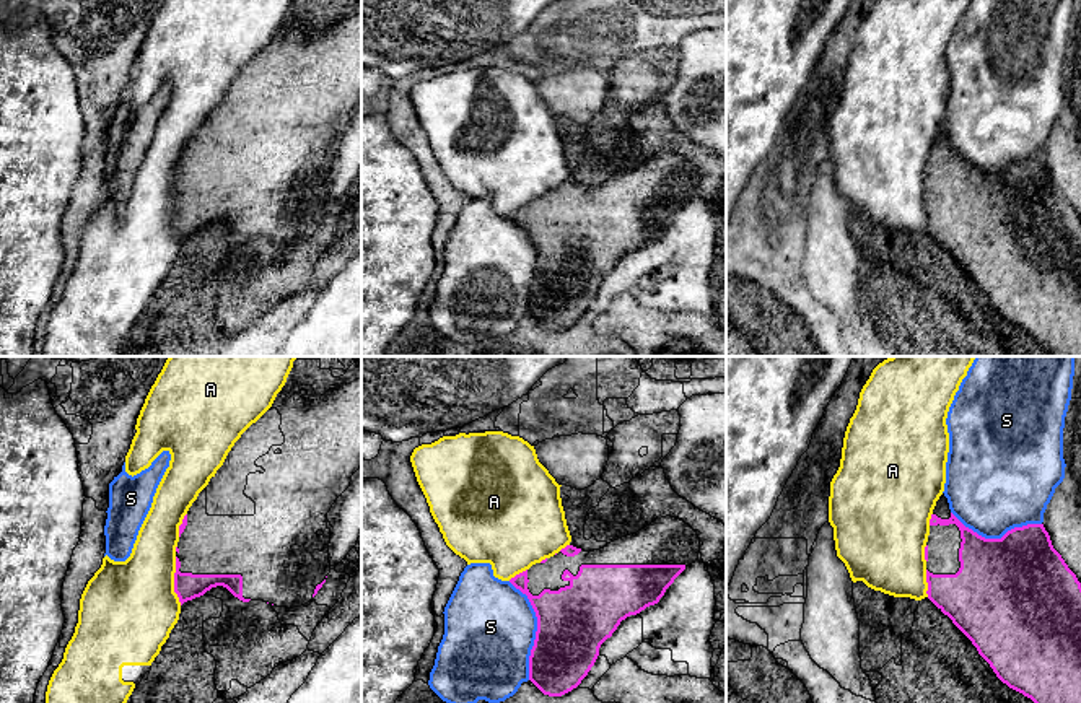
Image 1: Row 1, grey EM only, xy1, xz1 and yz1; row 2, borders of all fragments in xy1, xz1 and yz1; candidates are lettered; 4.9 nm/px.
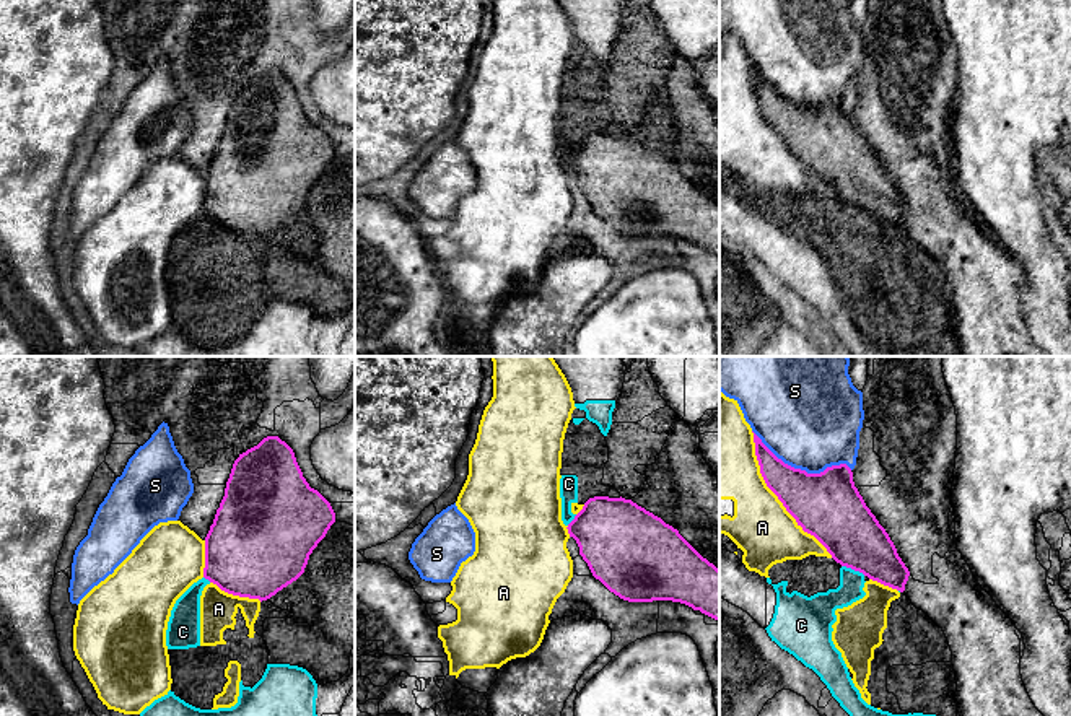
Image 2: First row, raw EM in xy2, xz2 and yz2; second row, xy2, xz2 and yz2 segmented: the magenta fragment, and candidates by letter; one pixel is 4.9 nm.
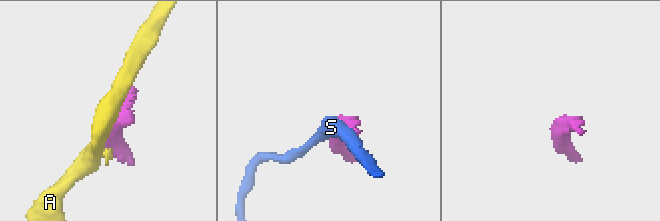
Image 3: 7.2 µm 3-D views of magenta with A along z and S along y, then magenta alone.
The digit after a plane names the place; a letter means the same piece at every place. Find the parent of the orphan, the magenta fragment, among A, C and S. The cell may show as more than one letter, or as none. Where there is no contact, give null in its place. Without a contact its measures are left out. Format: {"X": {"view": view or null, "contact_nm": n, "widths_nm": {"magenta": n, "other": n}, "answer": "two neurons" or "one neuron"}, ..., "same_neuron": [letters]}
{"A": {"view": "yz2", "contact_nm": 750, "widths_nm": {"magenta": 320, "other": 300}, "answer": "two neurons"}, "C": {"view": "yz2", "contact_nm": 130, "widths_nm": {"magenta": 300, "other": 150}, "answer": "two neurons"}, "S": {"view": "xz1", "contact_nm": 500, "widths_nm": {"magenta": 360, "other": 460}, "answer": "two neurons"}, "same_neuron": []}

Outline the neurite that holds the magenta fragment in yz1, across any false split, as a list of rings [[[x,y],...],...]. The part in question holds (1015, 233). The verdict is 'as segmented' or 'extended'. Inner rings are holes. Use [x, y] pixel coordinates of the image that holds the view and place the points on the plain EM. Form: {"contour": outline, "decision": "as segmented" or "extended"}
{"contour": [[[943,129],[930,155],[925,195],[928,234],[972,277],[996,312],[1031,334],[1050,356],[1081,356],[1081,218],[1053,184],[1044,159],[985,174],[951,148]]], "decision": "extended"}

